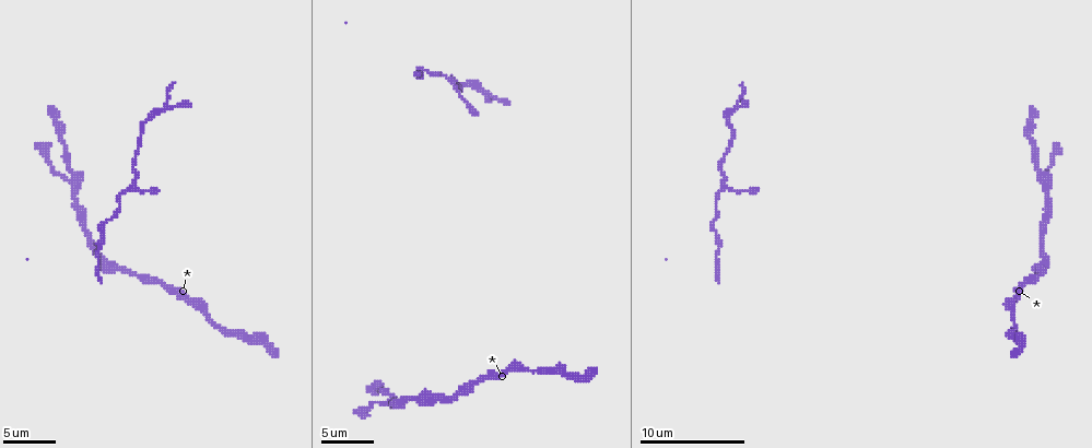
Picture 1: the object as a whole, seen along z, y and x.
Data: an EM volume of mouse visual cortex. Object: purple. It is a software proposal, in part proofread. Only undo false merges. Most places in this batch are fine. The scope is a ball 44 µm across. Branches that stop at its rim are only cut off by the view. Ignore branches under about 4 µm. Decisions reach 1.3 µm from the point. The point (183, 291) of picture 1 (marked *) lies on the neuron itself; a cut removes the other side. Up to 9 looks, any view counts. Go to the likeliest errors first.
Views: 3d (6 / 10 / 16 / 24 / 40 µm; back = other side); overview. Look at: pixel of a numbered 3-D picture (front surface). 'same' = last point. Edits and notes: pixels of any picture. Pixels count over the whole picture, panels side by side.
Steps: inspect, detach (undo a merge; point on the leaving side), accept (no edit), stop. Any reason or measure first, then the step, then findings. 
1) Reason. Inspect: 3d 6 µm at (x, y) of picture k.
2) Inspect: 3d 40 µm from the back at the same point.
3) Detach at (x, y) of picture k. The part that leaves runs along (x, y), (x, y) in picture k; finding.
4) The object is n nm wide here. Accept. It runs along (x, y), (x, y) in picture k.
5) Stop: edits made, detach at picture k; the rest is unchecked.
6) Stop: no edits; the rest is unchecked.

Three-way junction. Inspect: 3d 10 µm at (133, 182) of picture 1.

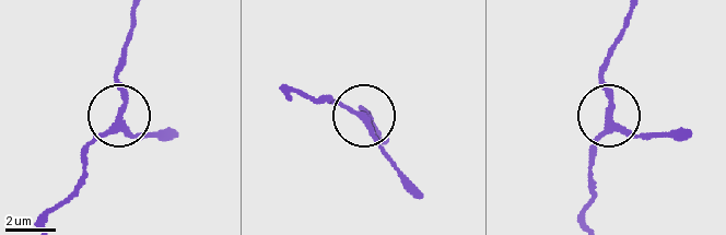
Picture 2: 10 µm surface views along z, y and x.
The object is 180 nm wide here. Accept. One neuron here.

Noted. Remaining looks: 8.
Inspect: 3d 10 µm at (434, 400) of picture 1.

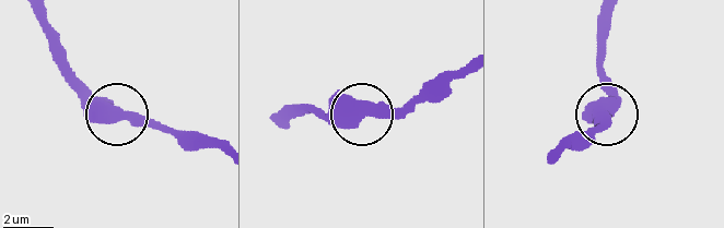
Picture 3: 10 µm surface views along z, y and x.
The side arm is 17 µm long. Accept. It runs along (220, 151), (189, 146), (164, 128), (114, 114), (66, 69) in picture 3; one neuron here.

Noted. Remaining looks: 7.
Inspect: 3d 10 µm at (514, 363) of picture 1.

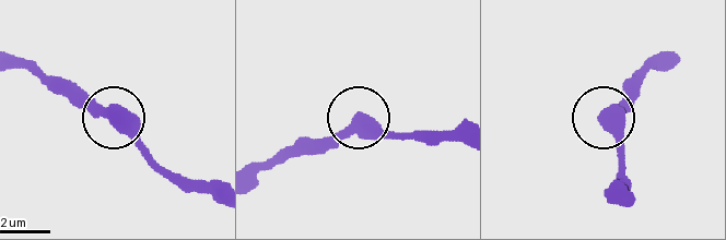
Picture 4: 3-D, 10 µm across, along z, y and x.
Accept. Continuous, no second neuron.

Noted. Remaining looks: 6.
Sudden change in width. Inspect: 3d 10 µm at (100, 227) of picture 1.

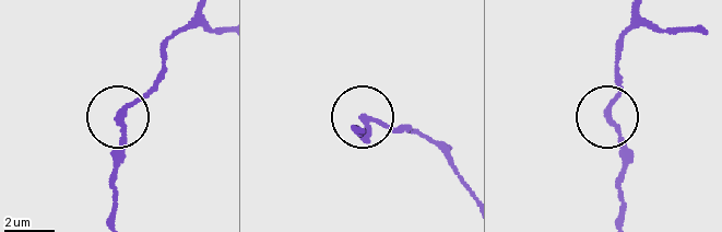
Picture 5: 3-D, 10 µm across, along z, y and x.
Accept. Continuous, no second neuron.

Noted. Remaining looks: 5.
Stop: no edits; the rest is unchecked.

